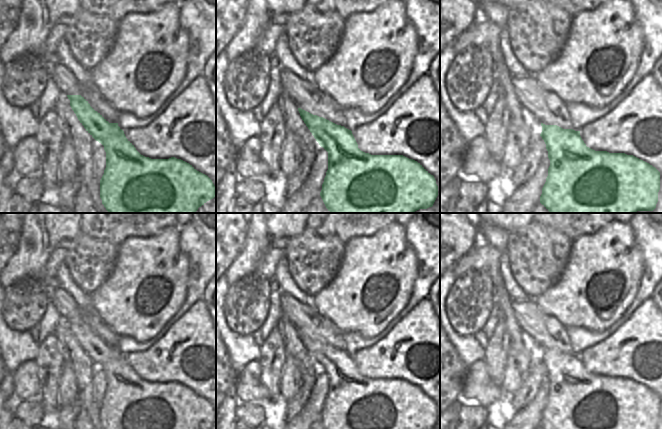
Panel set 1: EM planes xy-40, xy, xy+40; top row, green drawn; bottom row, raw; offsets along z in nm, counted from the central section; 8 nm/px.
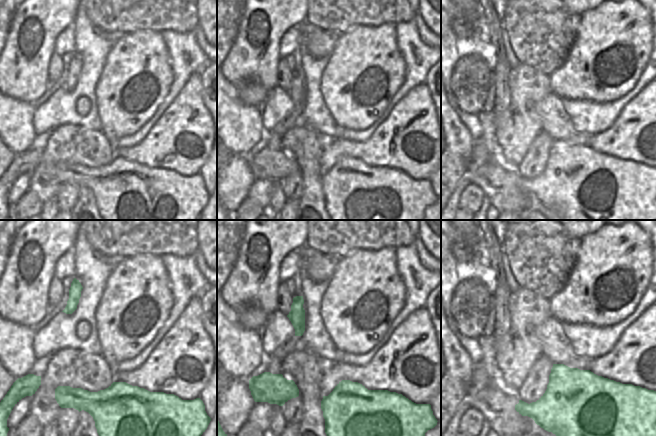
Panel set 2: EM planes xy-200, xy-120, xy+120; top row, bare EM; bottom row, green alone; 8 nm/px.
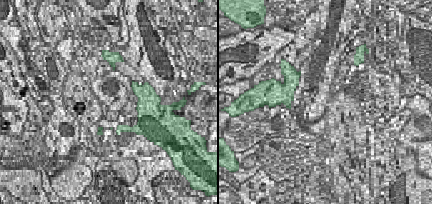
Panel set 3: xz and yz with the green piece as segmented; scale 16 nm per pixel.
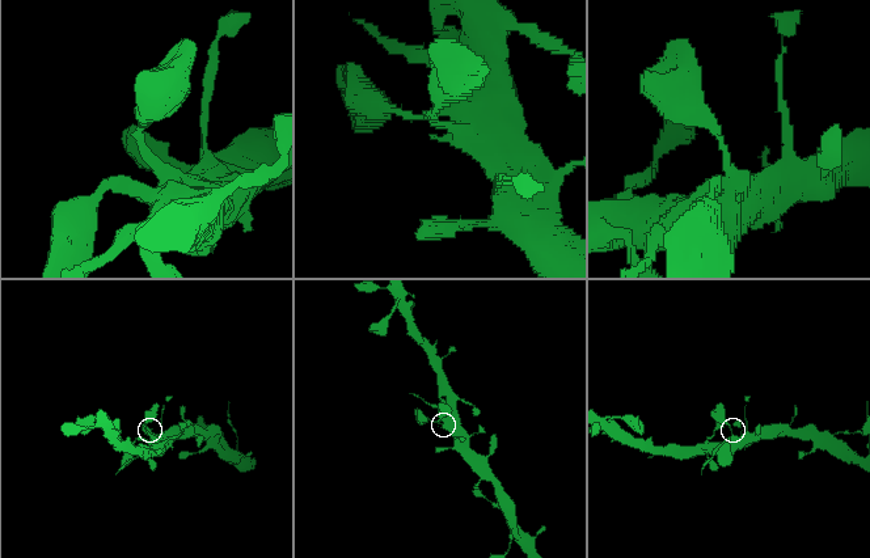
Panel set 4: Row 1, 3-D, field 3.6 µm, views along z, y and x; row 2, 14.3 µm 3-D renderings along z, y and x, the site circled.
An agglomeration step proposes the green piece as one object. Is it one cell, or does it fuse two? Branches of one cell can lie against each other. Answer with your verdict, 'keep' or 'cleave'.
keep

